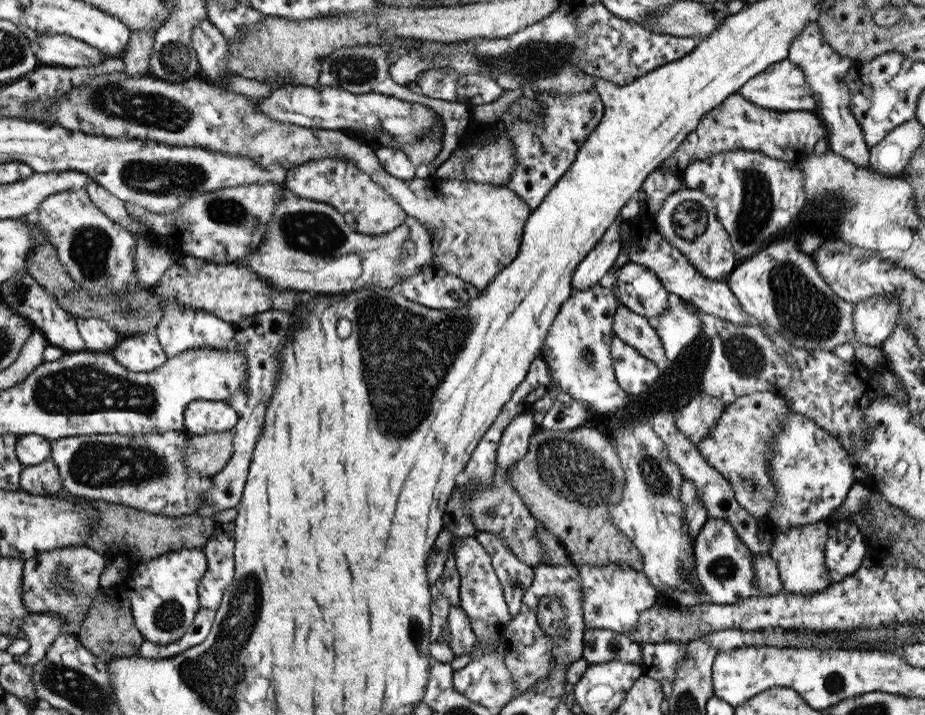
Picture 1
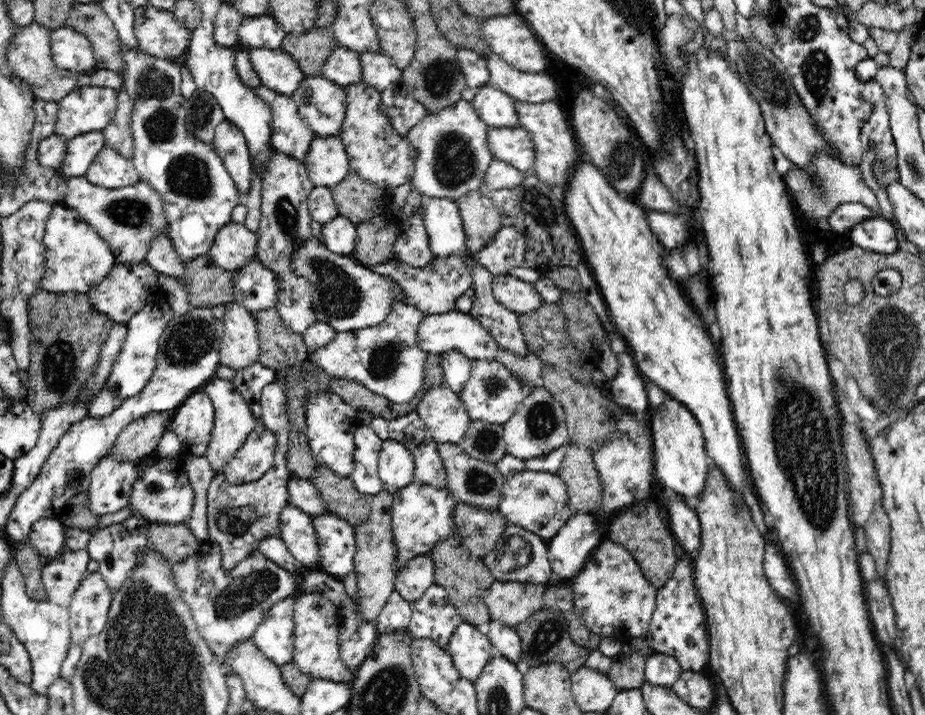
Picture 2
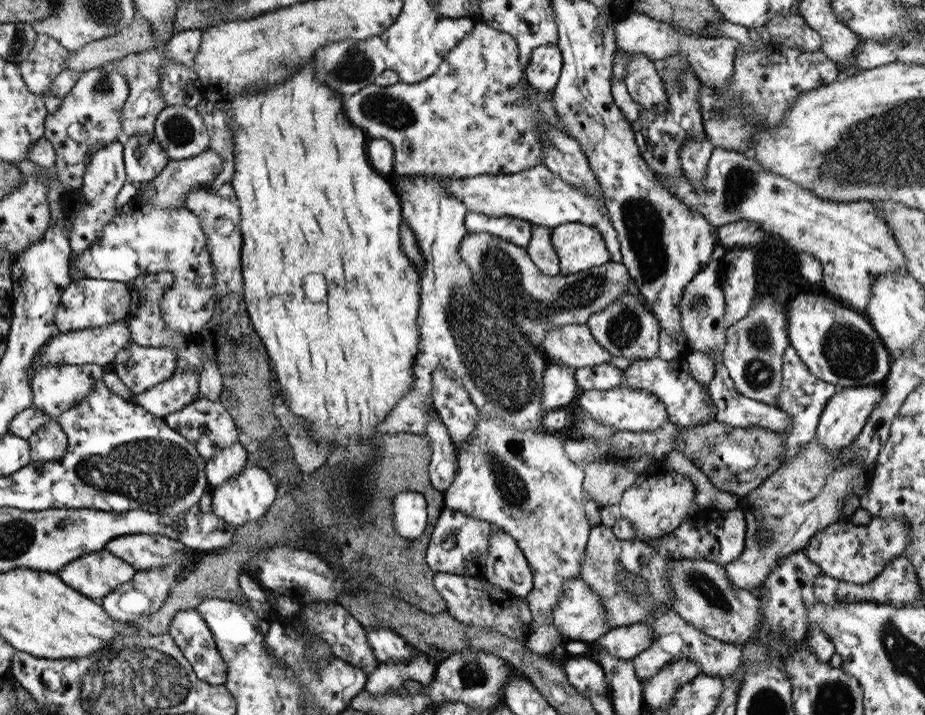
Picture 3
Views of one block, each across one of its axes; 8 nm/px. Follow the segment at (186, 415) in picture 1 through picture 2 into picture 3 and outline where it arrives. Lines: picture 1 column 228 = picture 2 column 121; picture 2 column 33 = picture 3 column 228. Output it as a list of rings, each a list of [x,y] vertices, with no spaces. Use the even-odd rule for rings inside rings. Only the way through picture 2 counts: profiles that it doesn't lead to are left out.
[[[246,466],[240,476],[234,476],[232,480],[213,487],[211,510],[222,522],[237,529],[242,524],[264,520],[268,508],[279,497],[277,490],[277,486],[272,483],[270,474],[265,469],[260,466]]]

